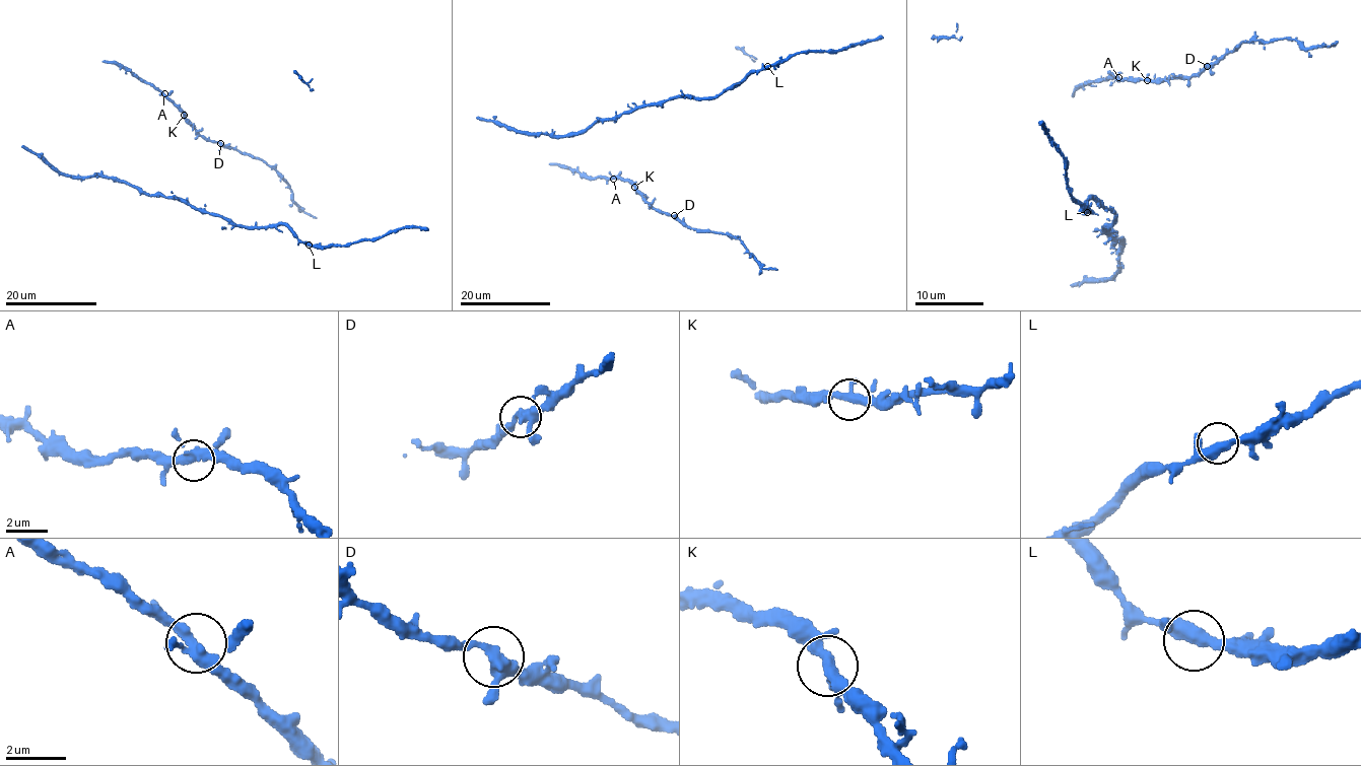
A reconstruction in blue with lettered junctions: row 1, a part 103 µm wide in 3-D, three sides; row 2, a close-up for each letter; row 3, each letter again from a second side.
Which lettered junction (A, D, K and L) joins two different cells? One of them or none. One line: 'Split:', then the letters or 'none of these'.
Split: none of these

